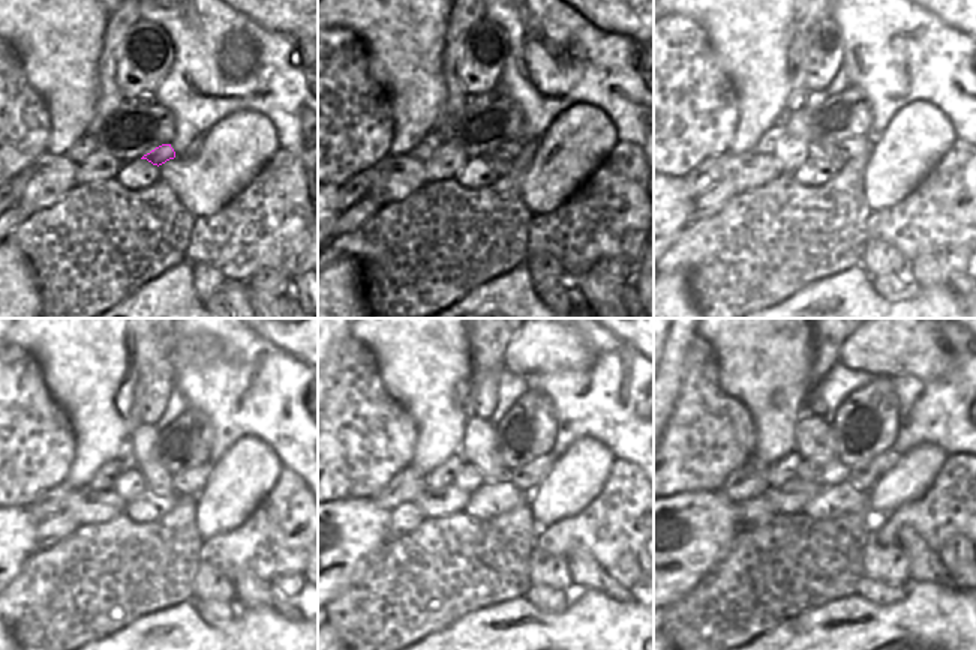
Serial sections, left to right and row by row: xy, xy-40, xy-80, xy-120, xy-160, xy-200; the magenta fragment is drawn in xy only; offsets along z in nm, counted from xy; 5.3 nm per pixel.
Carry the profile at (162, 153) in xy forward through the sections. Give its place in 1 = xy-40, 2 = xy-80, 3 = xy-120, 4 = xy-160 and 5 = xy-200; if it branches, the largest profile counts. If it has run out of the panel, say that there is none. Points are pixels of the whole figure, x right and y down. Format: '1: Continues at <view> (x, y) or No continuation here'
1: Continues at xy-40 (511, 149)
2: Continues at xy-80 (852, 147)
3: Continues at xy-120 (191, 482)
4: Continues at xy-160 (526, 478)
5: Continues at xy-200 (864, 478)

